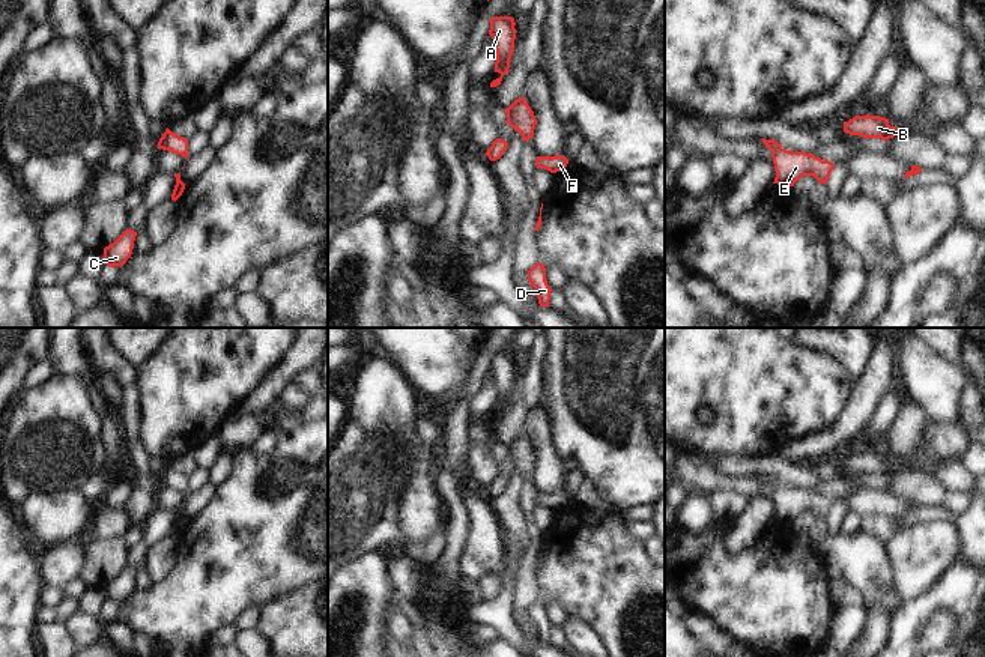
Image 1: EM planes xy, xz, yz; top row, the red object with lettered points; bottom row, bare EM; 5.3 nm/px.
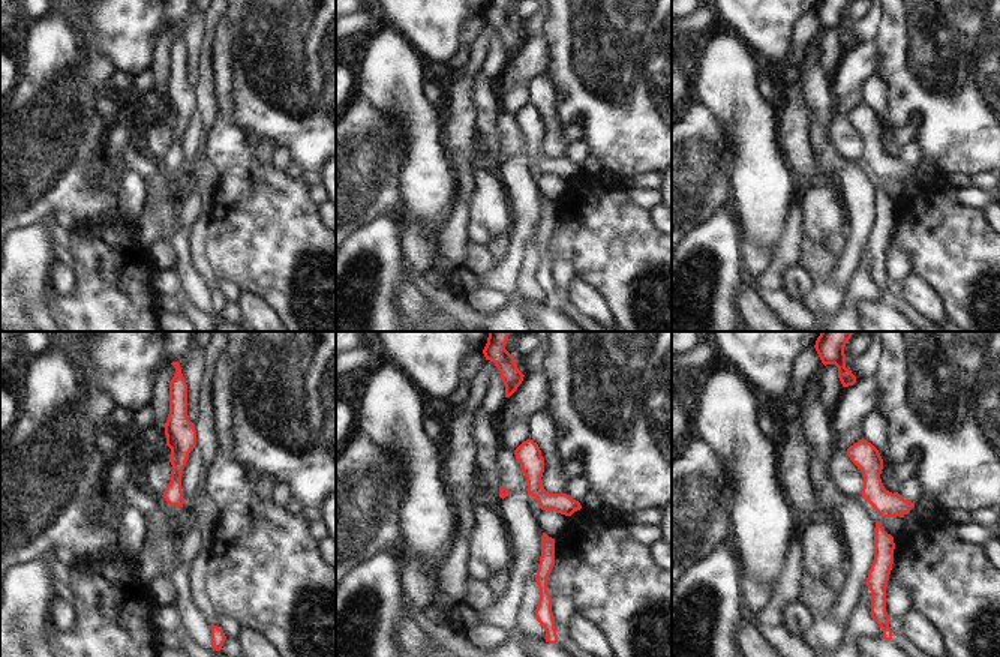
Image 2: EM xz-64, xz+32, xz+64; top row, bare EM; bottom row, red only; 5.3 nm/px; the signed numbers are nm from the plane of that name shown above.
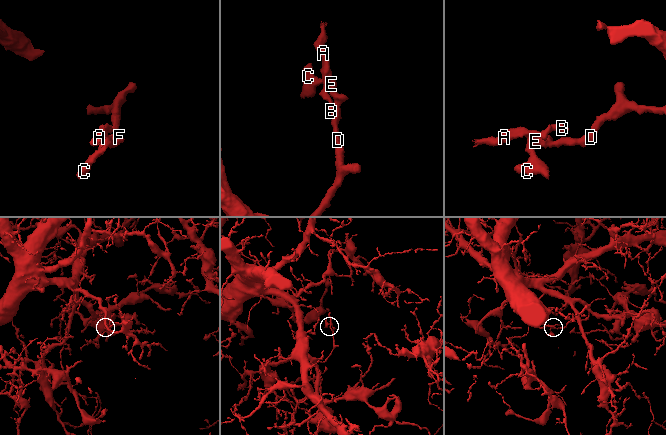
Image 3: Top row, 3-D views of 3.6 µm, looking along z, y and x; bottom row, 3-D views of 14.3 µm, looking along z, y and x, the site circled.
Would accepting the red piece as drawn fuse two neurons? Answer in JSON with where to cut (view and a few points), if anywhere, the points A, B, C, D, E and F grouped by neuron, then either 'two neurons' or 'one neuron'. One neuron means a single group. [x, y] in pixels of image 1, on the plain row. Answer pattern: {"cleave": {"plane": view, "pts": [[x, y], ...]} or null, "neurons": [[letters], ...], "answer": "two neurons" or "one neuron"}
{"cleave": {"plane": "xz", "pts": [[522, 433], [515, 442], [512, 463]]}, "neurons": [["A", "B"], ["C", "D", "E", "F"]], "answer": "two neurons"}

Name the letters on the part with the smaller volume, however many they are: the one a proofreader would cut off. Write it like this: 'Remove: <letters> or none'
Remove: A, B

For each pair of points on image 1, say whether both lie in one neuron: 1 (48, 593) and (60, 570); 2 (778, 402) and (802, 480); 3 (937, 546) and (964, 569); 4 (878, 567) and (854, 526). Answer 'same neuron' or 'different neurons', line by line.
1: different neurons
2: different neurons
3: different neurons
4: different neurons

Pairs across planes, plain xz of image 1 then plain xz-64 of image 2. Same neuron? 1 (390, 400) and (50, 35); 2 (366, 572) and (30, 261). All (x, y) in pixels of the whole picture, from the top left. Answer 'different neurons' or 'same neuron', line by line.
1: same neuron
2: same neuron

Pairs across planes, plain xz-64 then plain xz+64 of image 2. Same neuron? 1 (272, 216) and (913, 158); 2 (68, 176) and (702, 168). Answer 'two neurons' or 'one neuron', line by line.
1: two neurons
2: one neuron

